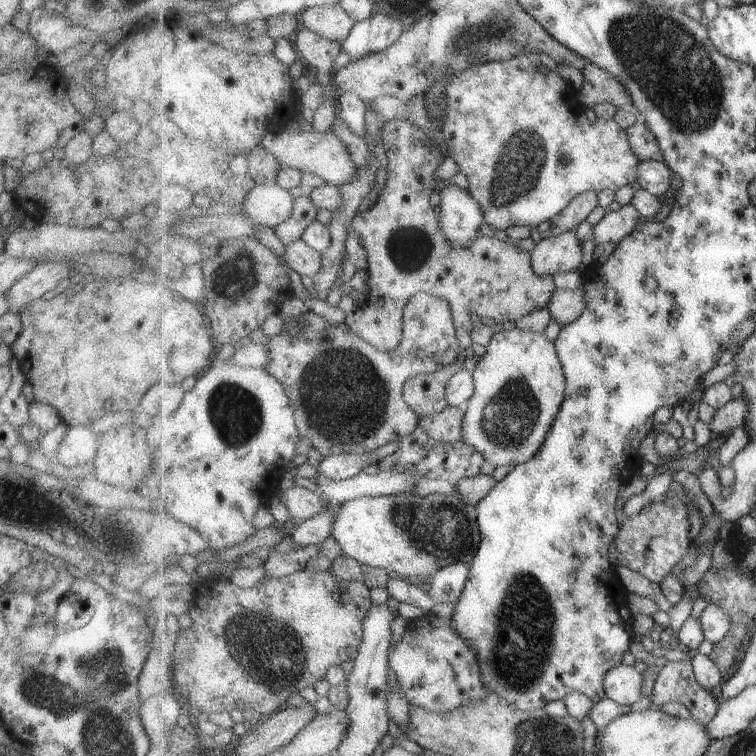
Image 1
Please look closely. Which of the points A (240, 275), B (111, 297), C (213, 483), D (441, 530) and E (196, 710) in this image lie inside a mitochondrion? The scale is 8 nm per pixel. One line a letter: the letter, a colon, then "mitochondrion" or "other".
A: mitochondrion
B: other
C: other
D: mitochondrion
E: other

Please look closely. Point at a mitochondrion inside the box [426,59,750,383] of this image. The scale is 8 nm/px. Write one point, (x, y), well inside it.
(521, 162)

